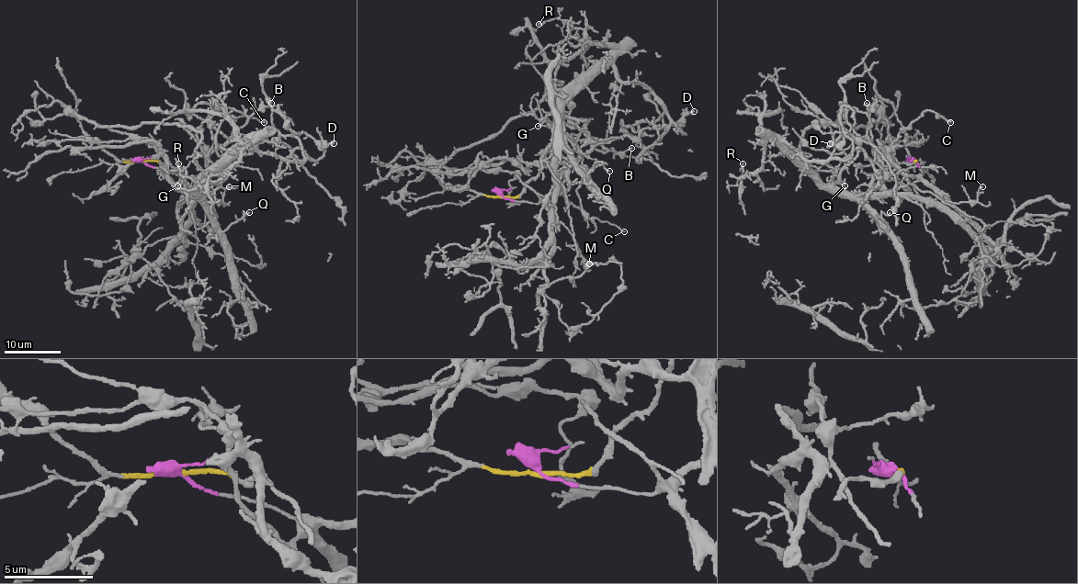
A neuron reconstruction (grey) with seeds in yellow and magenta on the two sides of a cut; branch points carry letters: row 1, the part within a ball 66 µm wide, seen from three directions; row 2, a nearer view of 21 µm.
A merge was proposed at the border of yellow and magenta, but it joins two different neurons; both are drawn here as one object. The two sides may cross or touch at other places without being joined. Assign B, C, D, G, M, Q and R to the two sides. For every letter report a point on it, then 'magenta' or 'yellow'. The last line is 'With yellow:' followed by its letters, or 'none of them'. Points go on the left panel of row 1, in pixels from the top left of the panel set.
B: (271, 103) | magenta
C: (264, 122) | magenta
D: (334, 143) | magenta
G: (177, 185) | yellow
M: (229, 186) | magenta
Q: (249, 212) | yellow
R: (178, 163) | yellow
With yellow: G, Q, R

